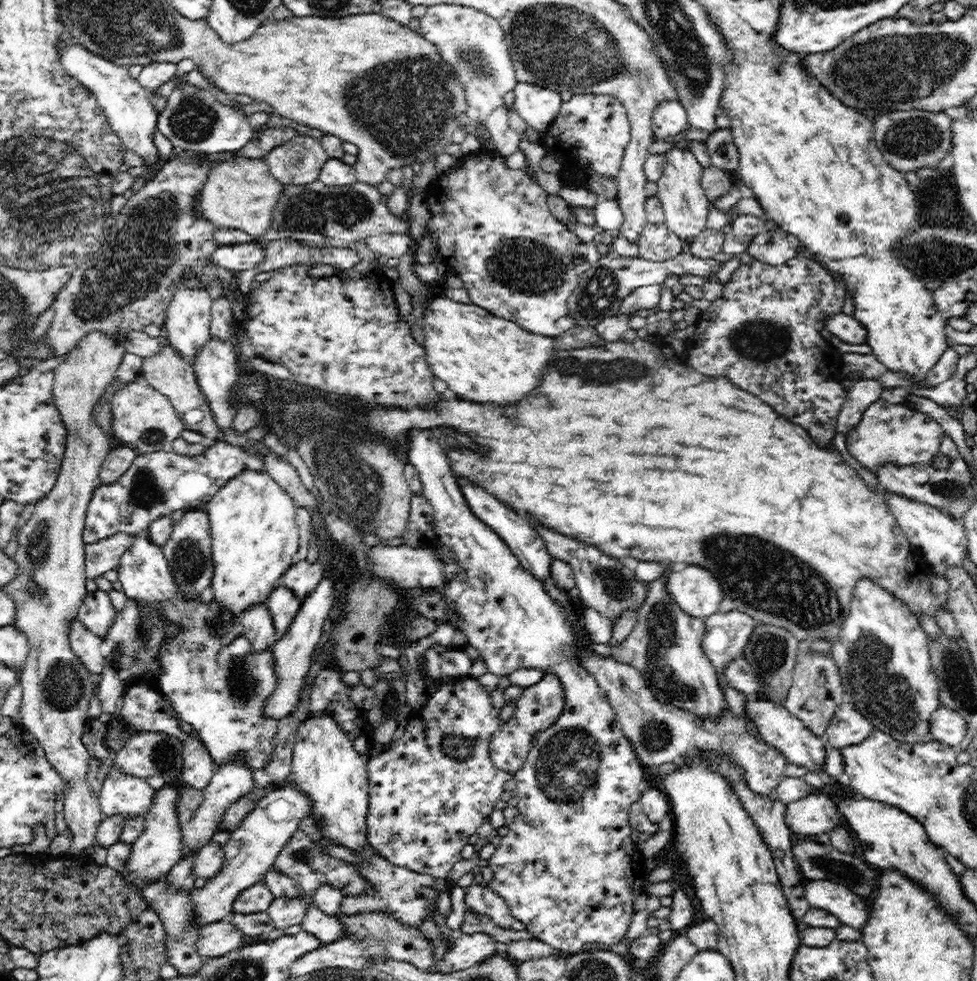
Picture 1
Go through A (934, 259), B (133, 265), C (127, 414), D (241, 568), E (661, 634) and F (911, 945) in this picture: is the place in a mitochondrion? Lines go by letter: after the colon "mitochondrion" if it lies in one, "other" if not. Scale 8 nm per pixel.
A: mitochondrion
B: mitochondrion
C: other
D: other
E: mitochondrion
F: other

